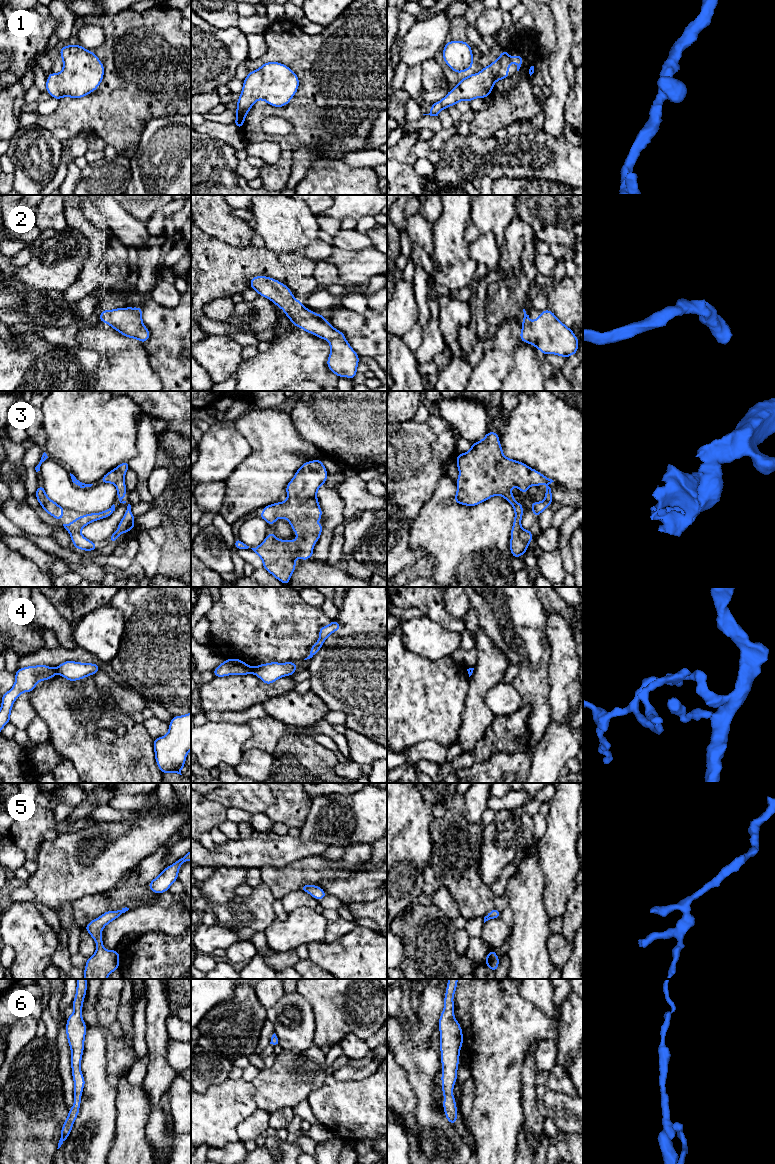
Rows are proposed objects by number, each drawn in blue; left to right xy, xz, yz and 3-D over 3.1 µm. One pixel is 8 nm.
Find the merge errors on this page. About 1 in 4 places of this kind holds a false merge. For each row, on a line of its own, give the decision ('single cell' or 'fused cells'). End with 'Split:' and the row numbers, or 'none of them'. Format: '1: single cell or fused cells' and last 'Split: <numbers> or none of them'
1: single cell
2: single cell
3: single cell
4: fused cells
5: single cell
6: single cell
Split: 4

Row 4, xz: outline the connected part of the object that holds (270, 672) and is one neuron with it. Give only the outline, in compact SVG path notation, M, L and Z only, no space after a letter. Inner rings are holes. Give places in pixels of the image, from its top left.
M271 662L253 667L252 673L259 677L264 684L272 684L281 677L293 675L296 668L295 662Z

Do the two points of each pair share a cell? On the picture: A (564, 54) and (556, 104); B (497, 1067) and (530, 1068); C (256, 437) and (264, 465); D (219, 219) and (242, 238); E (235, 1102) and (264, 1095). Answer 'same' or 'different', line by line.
A: same
B: different
C: same
D: same
E: different

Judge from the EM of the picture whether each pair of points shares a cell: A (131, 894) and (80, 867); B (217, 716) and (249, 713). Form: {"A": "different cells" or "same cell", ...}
{"A": "different cells", "B": "same cell"}

